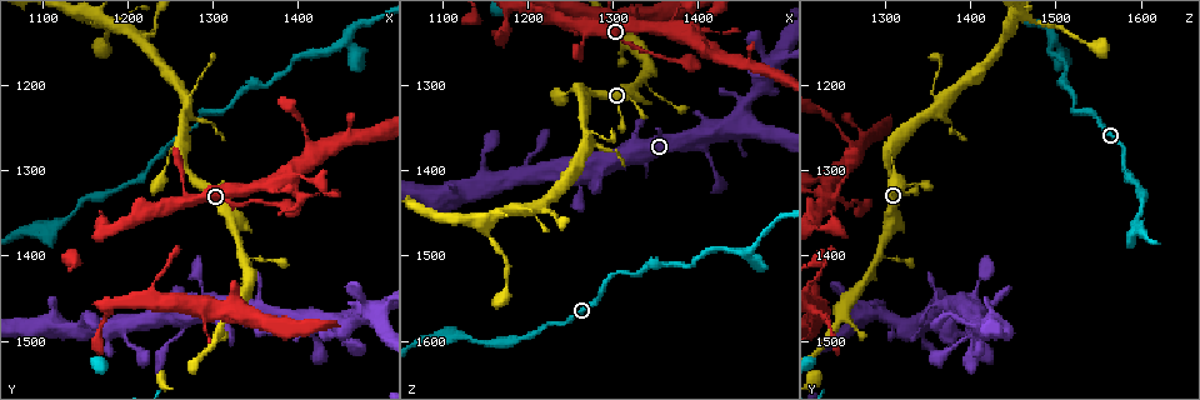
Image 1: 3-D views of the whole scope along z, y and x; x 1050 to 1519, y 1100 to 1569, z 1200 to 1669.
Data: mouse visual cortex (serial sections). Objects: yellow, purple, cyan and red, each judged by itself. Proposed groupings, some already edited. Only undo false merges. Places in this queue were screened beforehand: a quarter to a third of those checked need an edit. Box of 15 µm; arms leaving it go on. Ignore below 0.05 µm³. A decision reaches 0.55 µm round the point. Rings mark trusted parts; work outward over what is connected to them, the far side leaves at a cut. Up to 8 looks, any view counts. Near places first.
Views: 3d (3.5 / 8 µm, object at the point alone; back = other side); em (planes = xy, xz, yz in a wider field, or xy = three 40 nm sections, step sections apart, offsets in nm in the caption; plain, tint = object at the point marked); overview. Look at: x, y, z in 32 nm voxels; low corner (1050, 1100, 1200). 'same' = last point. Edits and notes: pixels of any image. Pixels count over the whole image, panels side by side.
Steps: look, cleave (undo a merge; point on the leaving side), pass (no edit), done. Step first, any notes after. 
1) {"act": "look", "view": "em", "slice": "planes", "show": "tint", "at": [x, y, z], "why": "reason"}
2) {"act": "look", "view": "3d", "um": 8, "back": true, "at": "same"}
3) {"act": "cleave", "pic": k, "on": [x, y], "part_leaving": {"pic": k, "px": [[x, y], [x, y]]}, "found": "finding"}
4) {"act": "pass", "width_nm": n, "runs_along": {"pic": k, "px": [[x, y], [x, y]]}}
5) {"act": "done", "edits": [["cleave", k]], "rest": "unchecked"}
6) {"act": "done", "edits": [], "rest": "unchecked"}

{"act": "look", "view": "3d", "um": 3.5, "at": [1335, 1400, 1295], "why": "sudden change in width"}

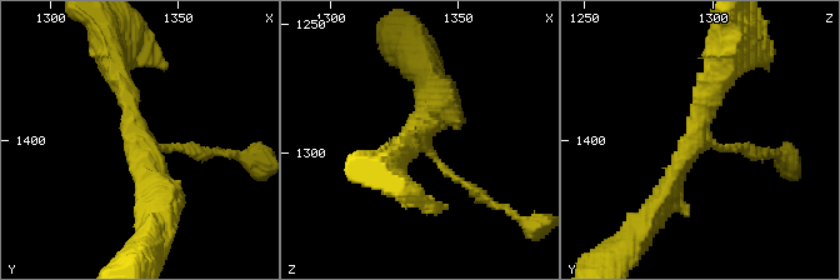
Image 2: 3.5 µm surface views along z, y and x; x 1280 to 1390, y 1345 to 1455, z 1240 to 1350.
{"act": "look", "view": "em", "slice": "xy", "step": 5, "show": "tint", "at": [1334, 1398, 1294], "why": "need the tissue"}

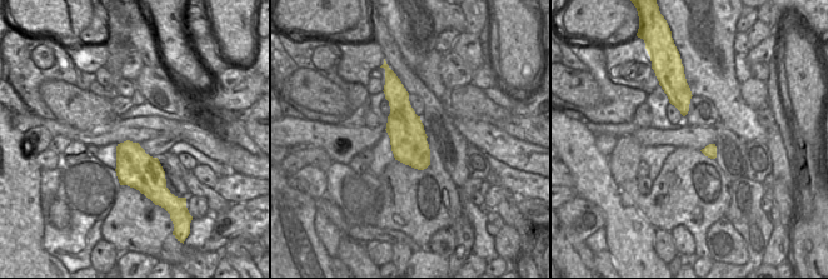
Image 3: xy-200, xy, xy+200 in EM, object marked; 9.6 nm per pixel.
{"act": "pass", "runs_along": {"pic": 2, "px": [[724, 65], [656, 206]]}, "found": "one cell here"}

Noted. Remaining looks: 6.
{"act": "look", "view": "3d", "um": 3.5, "at": [1215, 1150, 1440]}

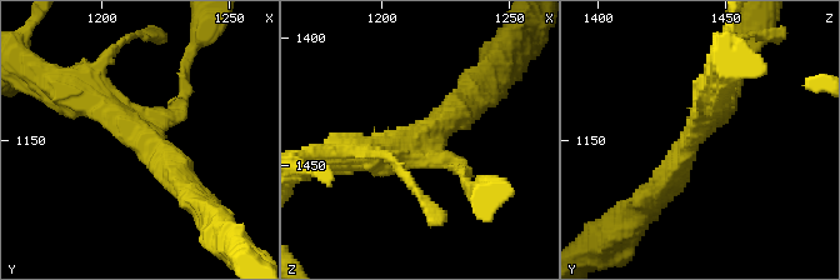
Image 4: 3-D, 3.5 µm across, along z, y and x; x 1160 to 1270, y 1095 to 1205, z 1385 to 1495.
{"act": "pass", "arms": 3, "runs_along": {"pic": 4, "px": [[191, 194], [138, 129], [73, 94]]}, "found": "all the same cell"}

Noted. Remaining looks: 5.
{"act": "look", "view": "3d", "um": 8, "at": [1450, 1150, 1500], "why": "calibre changes"}

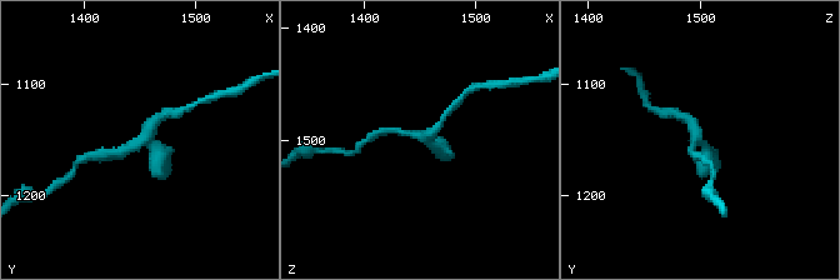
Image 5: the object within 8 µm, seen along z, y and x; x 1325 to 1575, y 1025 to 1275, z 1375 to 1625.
{"act": "look", "view": "3d", "um": 3.5, "back": true, "at": [1454, 1150, 1498]}

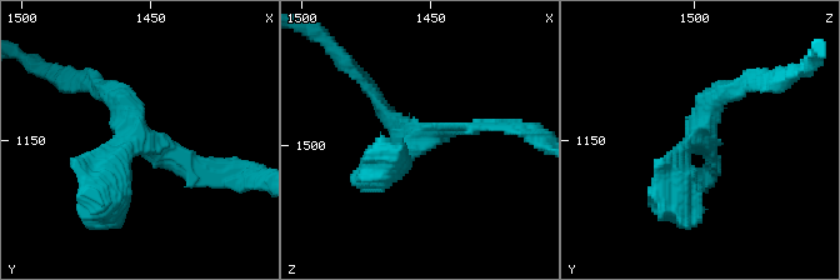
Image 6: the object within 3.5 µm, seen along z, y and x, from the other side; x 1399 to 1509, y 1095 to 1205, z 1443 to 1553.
{"act": "look", "view": "em", "slice": "xy", "step": 5, "show": "tint", "at": [1452, 1148, 1497], "why": "need the tissue"}

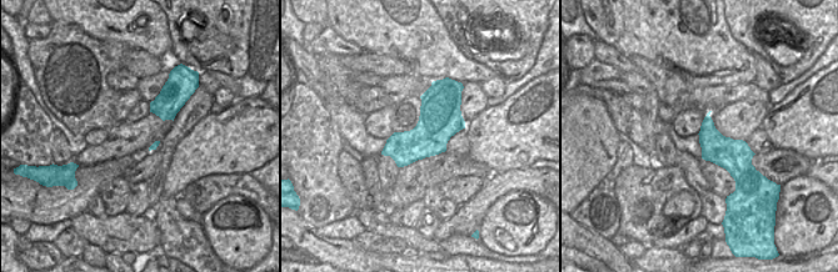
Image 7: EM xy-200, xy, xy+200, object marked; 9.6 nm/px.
{"act": "pass", "arm_widths_nm": [150, 250, 350], "runs_along": {"pic": 6, "px": [[495, 128], [423, 136], [388, 163]]}, "found": "all the same cell"}

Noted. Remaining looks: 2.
{"act": "done", "edits": [], "rest": "unchecked"}

